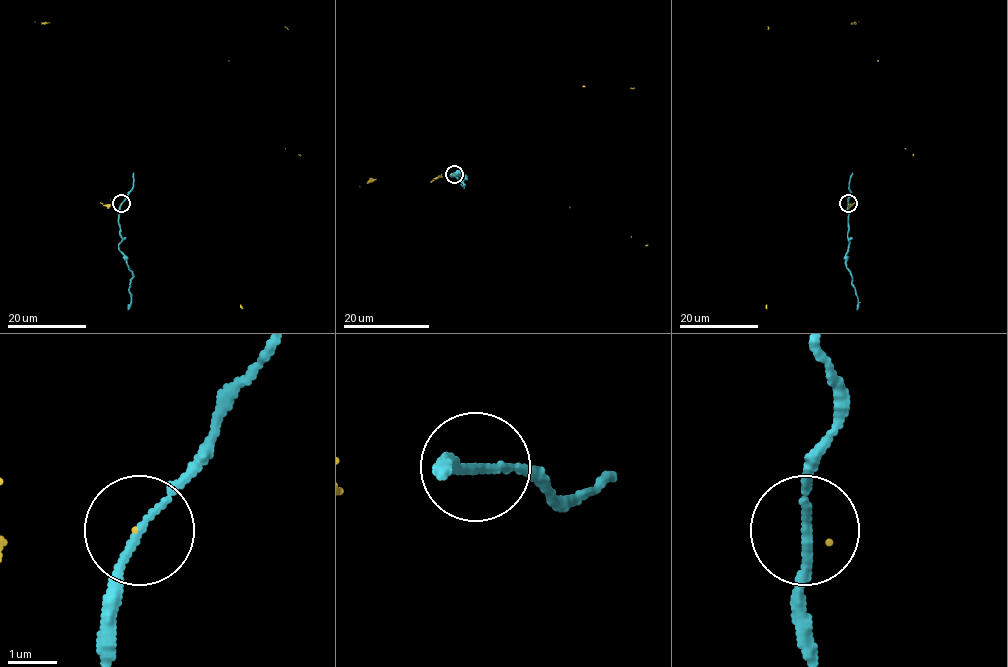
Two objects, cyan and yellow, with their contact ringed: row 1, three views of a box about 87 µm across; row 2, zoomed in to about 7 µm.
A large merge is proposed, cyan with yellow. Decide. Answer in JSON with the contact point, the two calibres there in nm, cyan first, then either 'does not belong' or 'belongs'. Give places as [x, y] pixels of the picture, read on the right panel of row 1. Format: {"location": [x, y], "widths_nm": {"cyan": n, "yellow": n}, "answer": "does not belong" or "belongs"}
{"location": [848, 203], "widths_nm": {"cyan": 150, "yellow": 30}, "answer": "does not belong"}

